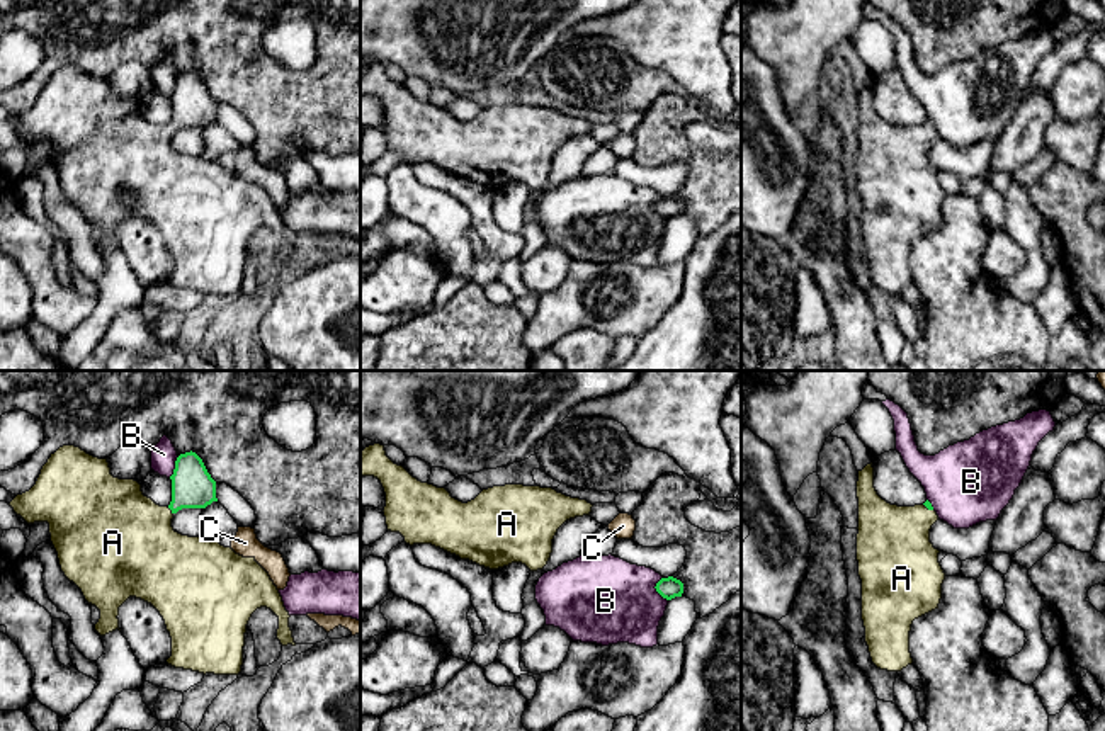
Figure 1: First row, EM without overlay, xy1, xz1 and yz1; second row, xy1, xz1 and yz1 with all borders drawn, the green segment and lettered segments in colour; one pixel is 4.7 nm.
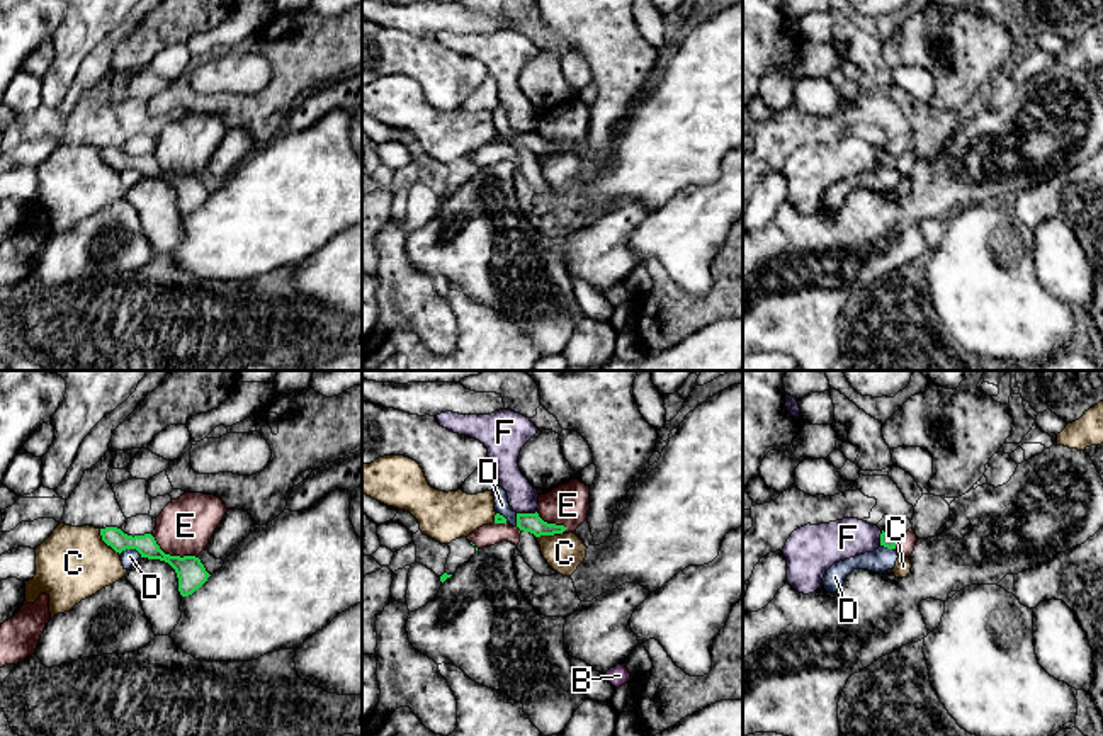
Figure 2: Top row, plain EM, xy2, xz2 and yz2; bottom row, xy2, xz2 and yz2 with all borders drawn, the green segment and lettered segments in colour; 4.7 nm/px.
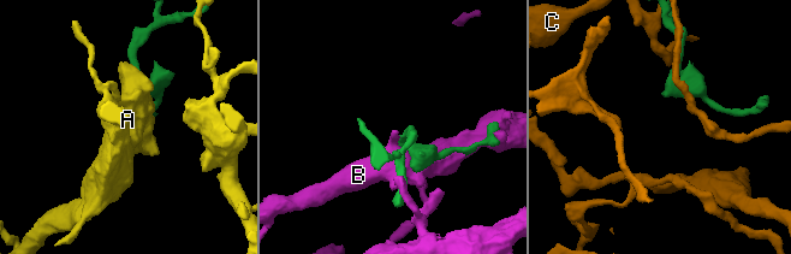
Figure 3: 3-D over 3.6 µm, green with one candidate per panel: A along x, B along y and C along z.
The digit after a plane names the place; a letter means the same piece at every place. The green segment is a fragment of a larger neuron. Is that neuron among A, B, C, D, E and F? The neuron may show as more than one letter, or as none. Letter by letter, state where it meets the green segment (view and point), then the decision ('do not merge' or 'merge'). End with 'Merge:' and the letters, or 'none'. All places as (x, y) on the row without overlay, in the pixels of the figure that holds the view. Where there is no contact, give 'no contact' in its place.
A: contact xy1 (170, 128); merge
B: contact xz1 (655, 206); do not merge
C: contact xy2 (106, 162); do not merge
D: contact xy2 (131, 167); do not merge
E: contact xy2 (172, 175); do not merge
F: contact xz2 (526, 133); do not merge
Merge: A

